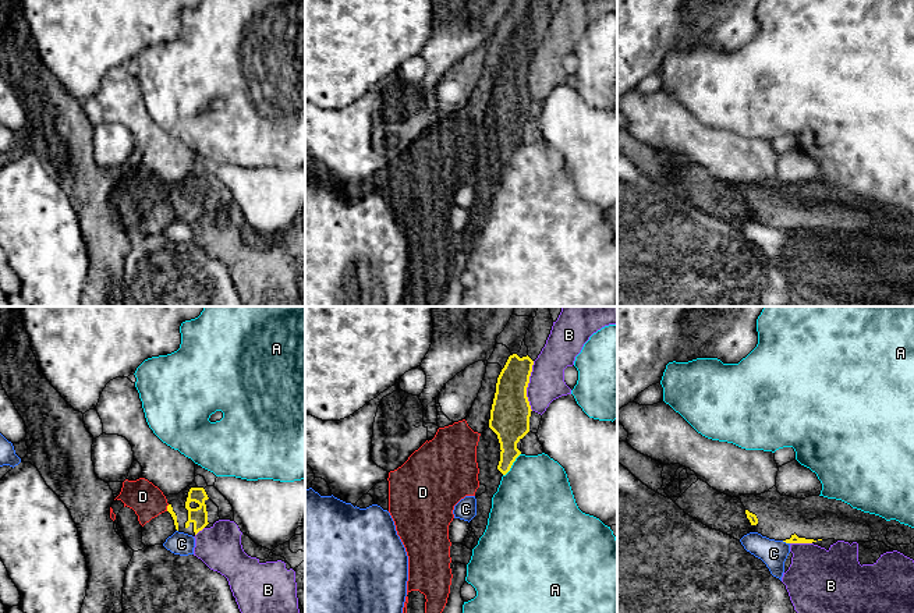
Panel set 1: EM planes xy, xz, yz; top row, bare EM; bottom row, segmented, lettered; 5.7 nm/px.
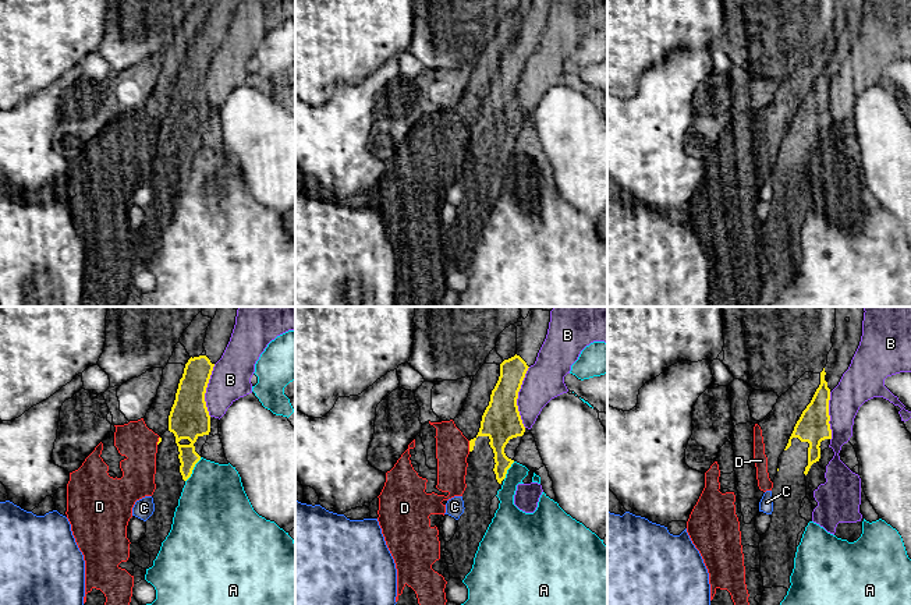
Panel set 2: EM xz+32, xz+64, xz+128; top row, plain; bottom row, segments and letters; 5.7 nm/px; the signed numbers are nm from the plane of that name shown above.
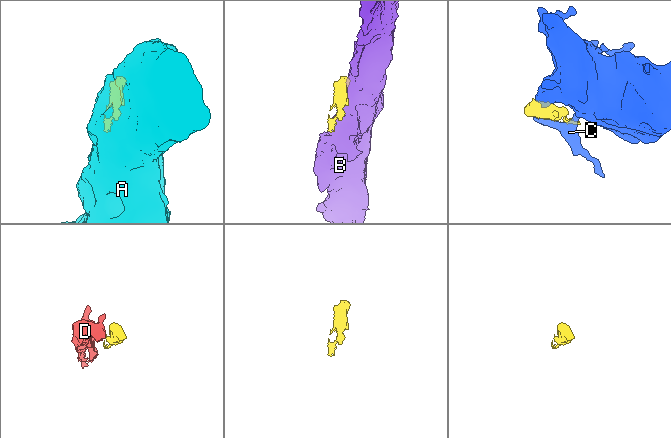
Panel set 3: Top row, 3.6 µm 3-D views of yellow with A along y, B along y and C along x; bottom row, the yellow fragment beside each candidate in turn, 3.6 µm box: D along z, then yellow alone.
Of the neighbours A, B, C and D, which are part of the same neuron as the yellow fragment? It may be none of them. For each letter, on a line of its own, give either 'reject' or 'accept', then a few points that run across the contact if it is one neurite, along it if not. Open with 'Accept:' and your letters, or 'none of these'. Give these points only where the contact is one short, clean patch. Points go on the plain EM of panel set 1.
Accept: none of these
A: reject | xz (520, 141), (503, 163)
B: reject
C: reject
D: reject | xy (169, 192), (166, 198)

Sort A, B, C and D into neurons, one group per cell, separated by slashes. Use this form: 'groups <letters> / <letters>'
groups A / B / C / D

